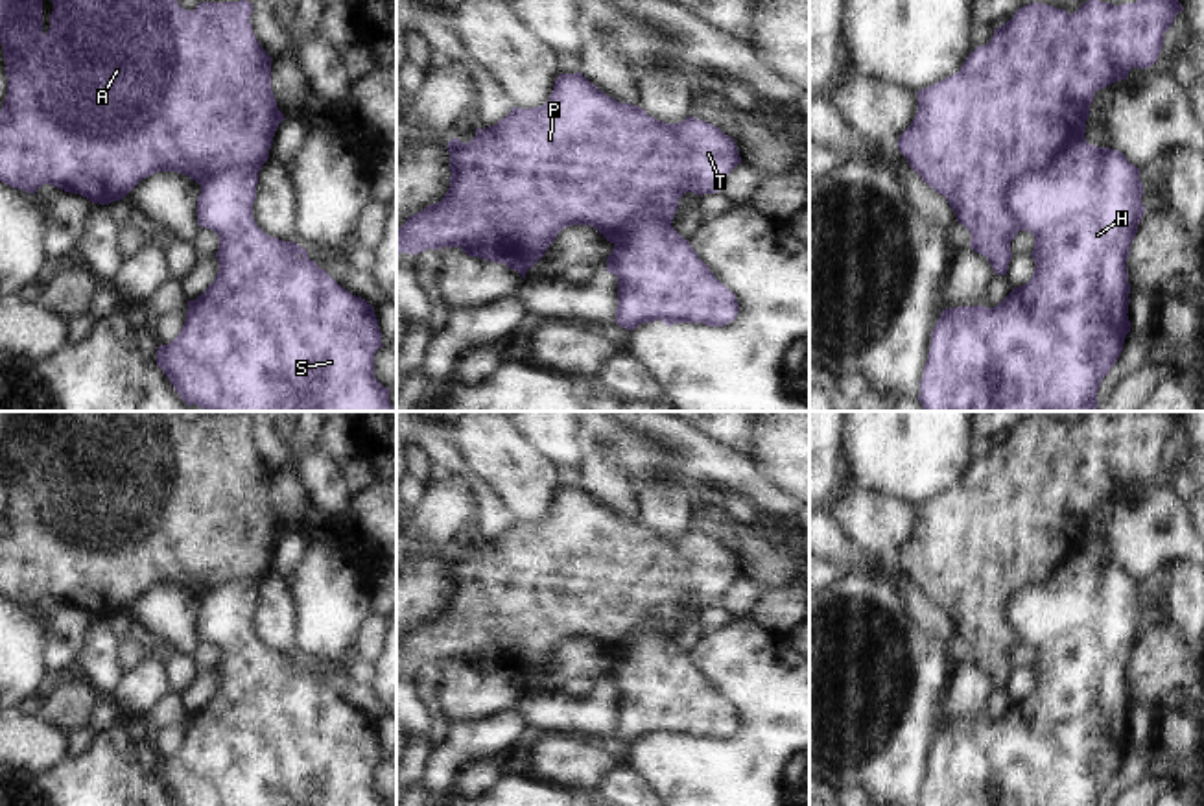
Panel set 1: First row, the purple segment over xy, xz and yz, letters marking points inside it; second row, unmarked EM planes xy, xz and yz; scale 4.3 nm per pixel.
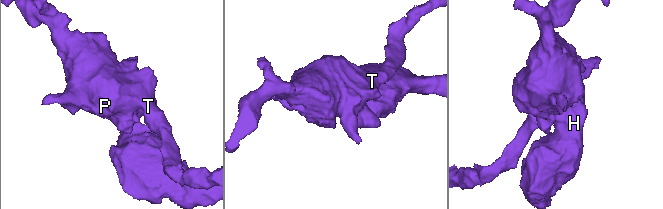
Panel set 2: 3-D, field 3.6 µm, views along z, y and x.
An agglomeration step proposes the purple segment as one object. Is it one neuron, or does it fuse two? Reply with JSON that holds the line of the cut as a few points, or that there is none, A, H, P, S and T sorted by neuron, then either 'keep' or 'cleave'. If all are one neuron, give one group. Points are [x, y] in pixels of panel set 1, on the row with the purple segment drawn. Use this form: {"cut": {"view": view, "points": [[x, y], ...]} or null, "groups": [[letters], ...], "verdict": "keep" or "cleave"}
{"cut": {"view": "yz", "points": [[1083, 133], [1007, 189], [1005, 203], [1018, 229]]}, "groups": [["A", "P", "T"], ["H", "S"]], "verdict": "cleave"}

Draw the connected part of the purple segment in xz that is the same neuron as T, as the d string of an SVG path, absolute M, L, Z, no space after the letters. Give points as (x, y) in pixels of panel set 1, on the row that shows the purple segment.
M581 72L561 74L544 105L513 107L496 125L478 127L468 144L452 136L446 148L450 188L439 203L409 216L396 231L396 253L419 255L426 249L461 247L468 256L505 264L524 280L527 269L544 256L564 227L590 225L607 242L616 243L642 214L653 214L671 225L679 199L686 192L697 196L719 192L723 179L741 162L734 138L719 127L693 116L679 124L660 122L638 105L607 96Z

